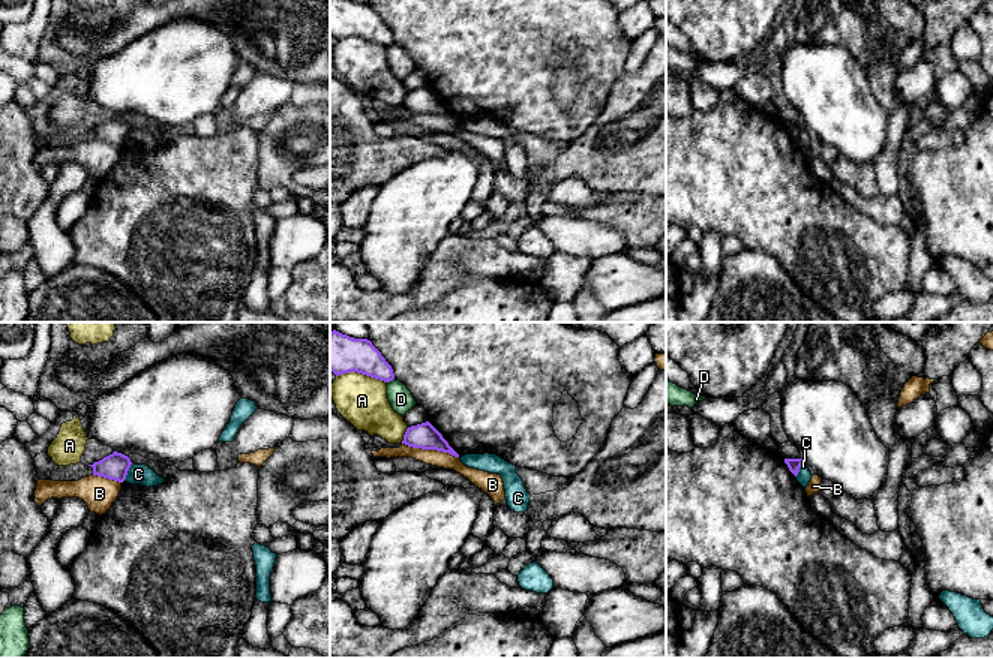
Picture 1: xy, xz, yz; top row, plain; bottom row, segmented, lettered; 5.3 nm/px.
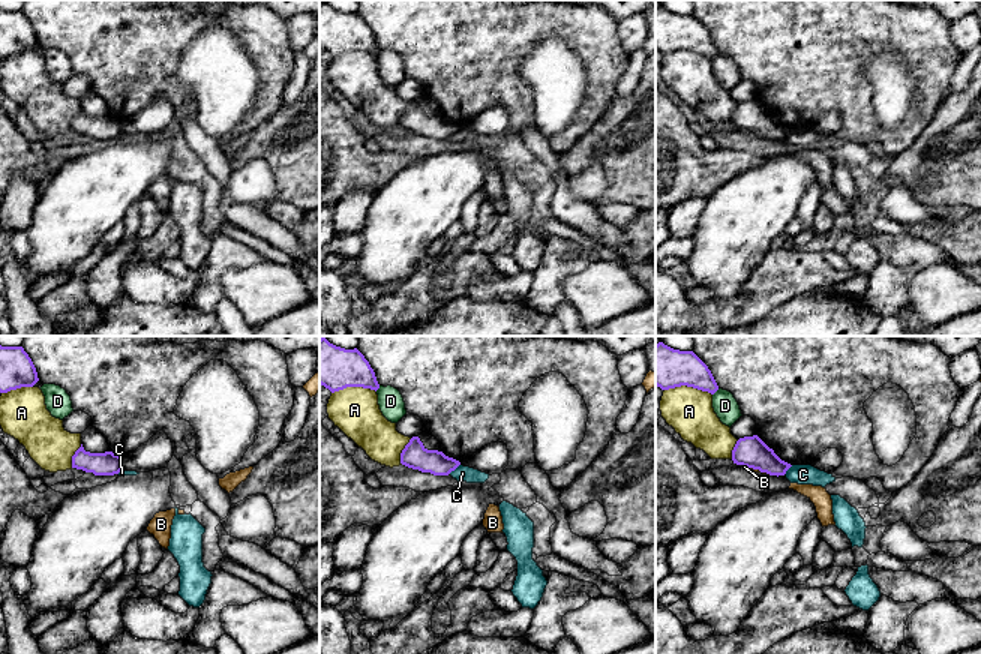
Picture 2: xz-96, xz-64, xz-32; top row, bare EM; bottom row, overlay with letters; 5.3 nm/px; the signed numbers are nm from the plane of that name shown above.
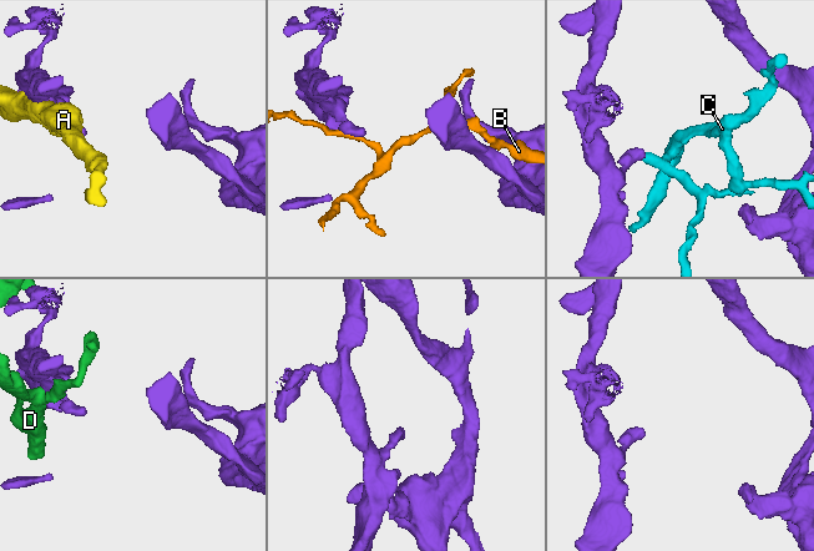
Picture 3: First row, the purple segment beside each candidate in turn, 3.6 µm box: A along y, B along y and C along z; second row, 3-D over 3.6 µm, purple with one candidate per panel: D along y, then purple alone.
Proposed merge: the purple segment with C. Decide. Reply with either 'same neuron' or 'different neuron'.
different neuron

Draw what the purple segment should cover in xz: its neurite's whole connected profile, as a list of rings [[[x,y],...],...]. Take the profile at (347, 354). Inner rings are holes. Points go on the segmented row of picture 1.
[[[330,333],[330,372],[336,376],[357,372],[384,382],[394,379],[392,366],[368,339]]]

